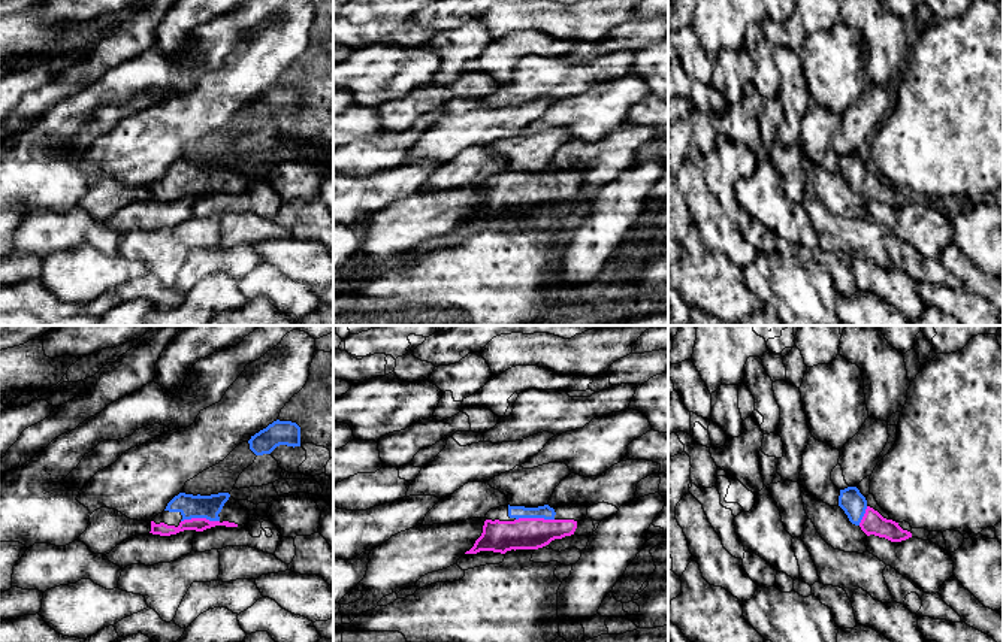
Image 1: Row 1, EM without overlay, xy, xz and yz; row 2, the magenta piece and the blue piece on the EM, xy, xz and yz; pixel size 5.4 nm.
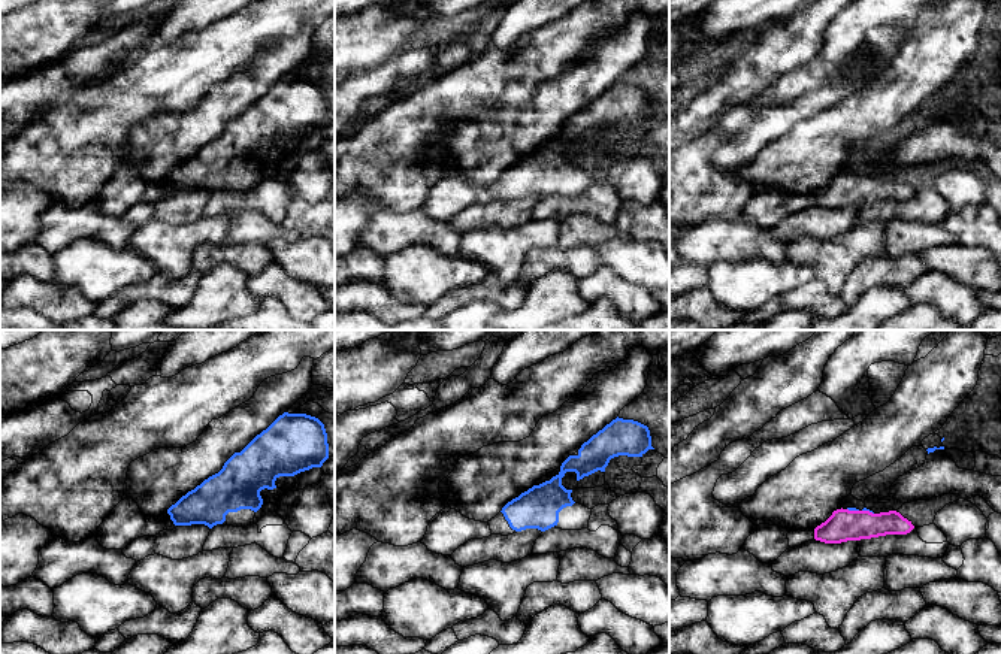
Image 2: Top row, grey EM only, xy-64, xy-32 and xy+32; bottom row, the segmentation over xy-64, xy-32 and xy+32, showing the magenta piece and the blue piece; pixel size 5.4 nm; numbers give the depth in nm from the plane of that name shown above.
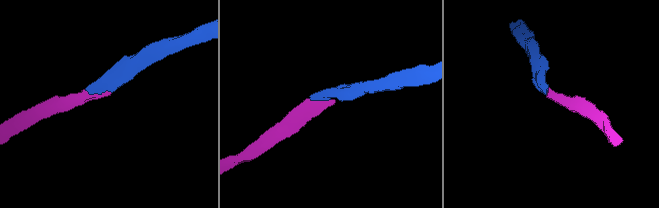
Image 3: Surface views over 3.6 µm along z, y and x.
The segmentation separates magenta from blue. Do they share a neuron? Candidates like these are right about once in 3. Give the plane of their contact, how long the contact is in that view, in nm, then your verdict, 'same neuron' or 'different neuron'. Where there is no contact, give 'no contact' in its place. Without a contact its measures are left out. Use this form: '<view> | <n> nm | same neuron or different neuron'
xy | 200 nm | same neuron

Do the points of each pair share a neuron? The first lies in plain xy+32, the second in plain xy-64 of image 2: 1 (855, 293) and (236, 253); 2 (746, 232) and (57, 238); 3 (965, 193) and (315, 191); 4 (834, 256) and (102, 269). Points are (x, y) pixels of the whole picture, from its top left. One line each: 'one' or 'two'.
1: one
2: one
3: one
4: two

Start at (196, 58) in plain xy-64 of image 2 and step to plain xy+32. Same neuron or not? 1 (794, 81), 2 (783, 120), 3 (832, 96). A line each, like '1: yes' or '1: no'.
1: yes
2: no
3: no

